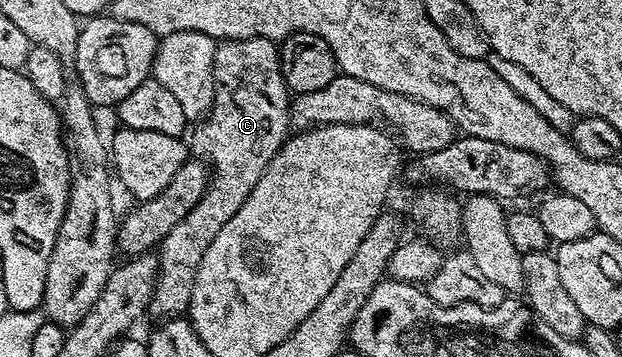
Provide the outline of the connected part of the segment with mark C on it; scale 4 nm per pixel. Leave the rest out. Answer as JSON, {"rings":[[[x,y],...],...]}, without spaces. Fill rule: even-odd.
{"rings":[[[253,37],[252,39],[240,39],[239,41],[223,41],[218,45],[218,50],[214,56],[214,105],[211,107],[205,120],[197,126],[199,129],[194,133],[194,145],[192,141],[193,152],[195,149],[198,152],[195,154],[199,158],[208,159],[209,168],[212,170],[212,180],[207,185],[200,203],[196,203],[196,207],[192,211],[188,211],[188,215],[184,215],[184,219],[180,219],[180,223],[176,223],[176,227],[172,227],[172,231],[168,231],[168,235],[163,239],[162,244],[157,246],[158,278],[154,284],[154,298],[151,299],[148,310],[151,318],[154,316],[158,317],[157,319],[173,319],[183,316],[189,310],[196,271],[204,259],[204,251],[208,251],[208,247],[212,247],[212,239],[216,239],[216,235],[220,235],[220,231],[224,228],[224,223],[228,223],[228,219],[232,219],[232,215],[236,215],[236,211],[240,211],[240,207],[244,207],[244,199],[248,199],[248,195],[252,195],[252,187],[256,187],[256,183],[260,183],[260,175],[264,175],[268,163],[272,163],[272,159],[282,149],[282,144],[285,143],[288,134],[291,132],[291,100],[292,94],[286,87],[286,76],[282,73],[282,54],[275,42],[268,40],[267,37]]]}

